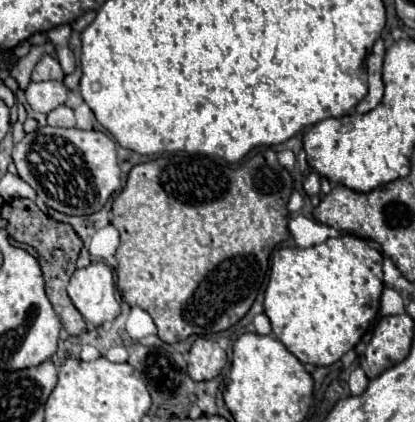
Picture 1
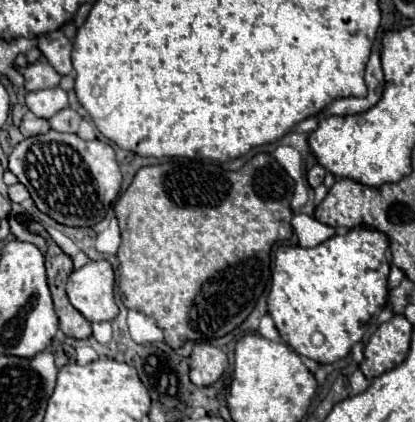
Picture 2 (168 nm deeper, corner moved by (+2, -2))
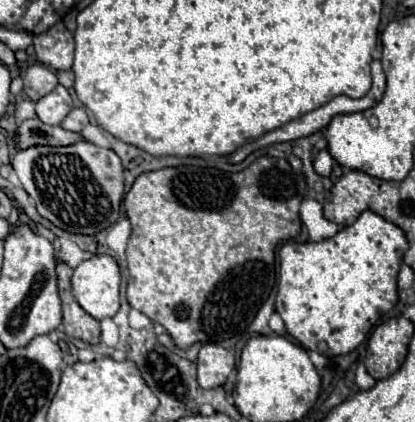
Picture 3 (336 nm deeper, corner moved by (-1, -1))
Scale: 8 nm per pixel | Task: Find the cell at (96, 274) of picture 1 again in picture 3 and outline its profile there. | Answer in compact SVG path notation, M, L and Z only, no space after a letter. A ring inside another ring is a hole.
M91 256L73 270L73 296L95 320L119 312L121 272L111 256Z

